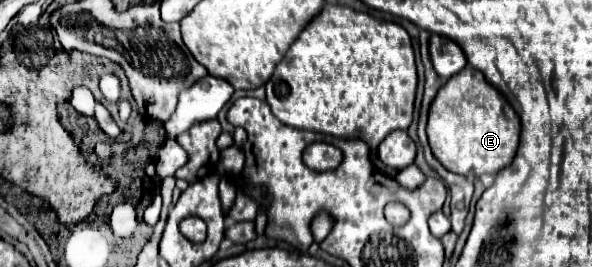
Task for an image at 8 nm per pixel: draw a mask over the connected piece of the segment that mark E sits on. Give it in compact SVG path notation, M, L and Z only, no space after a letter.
M466 66L462 72L454 74L436 94L430 114L428 114L428 140L434 156L454 174L462 176L482 176L482 174L498 174L502 168L512 164L518 144L520 144L520 118L514 112L514 108L508 104L508 100L484 78L482 72L478 72L472 66Z

